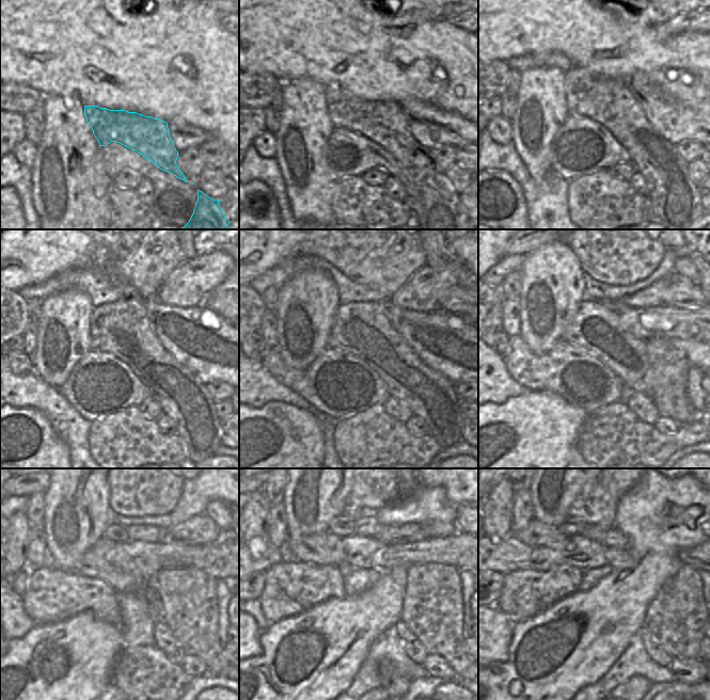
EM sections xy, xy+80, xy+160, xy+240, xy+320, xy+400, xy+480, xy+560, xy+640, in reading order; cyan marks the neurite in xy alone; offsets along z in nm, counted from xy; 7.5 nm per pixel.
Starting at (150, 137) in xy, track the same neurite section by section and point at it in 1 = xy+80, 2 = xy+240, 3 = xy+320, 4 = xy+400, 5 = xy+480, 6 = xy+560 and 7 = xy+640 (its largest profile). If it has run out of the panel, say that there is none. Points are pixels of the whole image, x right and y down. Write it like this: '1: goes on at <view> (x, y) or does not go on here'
1: goes on at xy+80 (438, 207)
2: goes on at xy+240 (122, 328)
3: goes on at xy+320 (360, 329)
4: goes on at xy+400 (595, 328)
5: goes on at xy+480 (107, 560)
6: goes on at xy+560 (324, 547)
7: goes on at xy+640 (538, 535)

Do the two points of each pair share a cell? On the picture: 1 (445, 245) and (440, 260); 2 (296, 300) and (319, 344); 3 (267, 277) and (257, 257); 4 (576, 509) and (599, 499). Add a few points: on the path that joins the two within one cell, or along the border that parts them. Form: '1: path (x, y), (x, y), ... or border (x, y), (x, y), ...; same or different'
1: border (432, 240), (447, 263); different
2: path (301, 311), (304, 320), (315, 333); same
3: border (286, 258), (257, 275), (250, 283); different
4: path (581, 508), (585, 504), (594, 504); same

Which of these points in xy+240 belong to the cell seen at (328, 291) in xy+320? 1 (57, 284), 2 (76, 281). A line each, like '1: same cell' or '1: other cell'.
1: other cell
2: other cell

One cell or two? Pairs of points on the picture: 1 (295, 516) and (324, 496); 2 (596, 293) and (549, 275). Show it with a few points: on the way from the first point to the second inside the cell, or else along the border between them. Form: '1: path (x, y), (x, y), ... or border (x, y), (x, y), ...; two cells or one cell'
1: path (302, 513), (316, 499); one cell
2: border (584, 272), (584, 291), (581, 299); two cells

